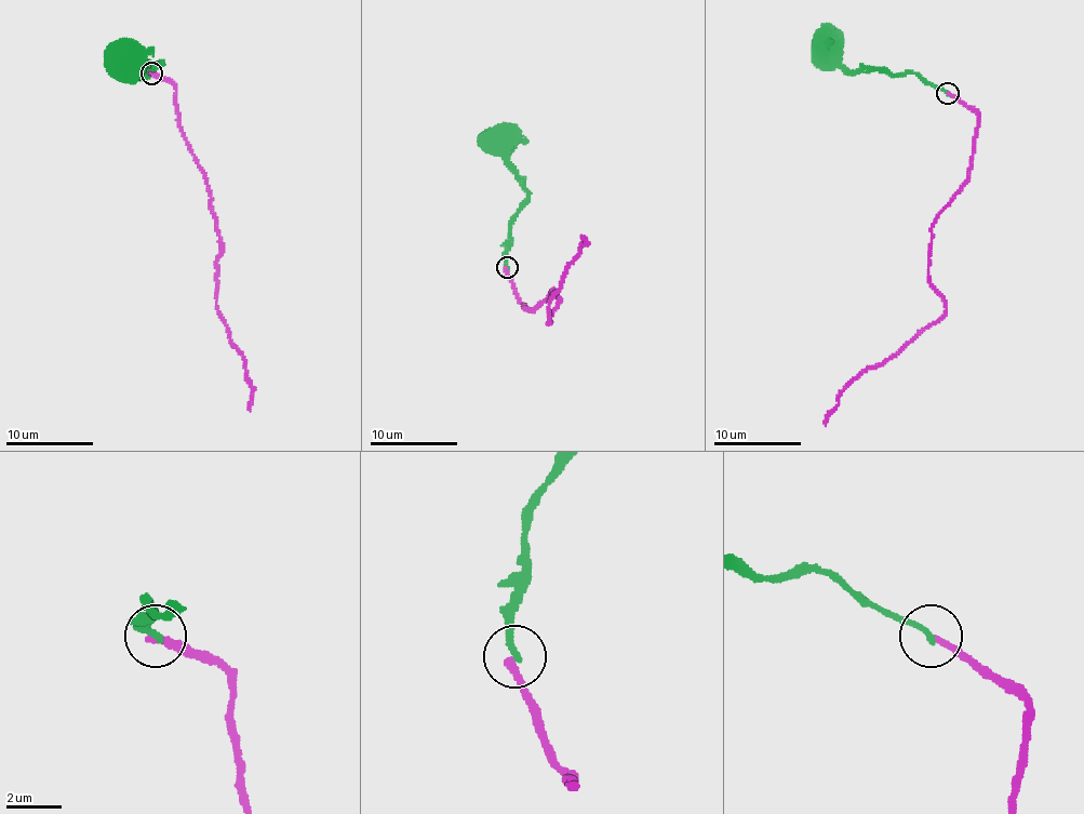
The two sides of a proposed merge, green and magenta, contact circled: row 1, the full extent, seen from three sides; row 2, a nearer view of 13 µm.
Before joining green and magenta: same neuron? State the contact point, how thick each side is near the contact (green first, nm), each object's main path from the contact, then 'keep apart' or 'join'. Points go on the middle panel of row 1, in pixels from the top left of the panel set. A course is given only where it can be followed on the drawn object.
at (507, 267); 240 nm thick on the green side, 220 nm on the other; green runs (506, 267), (510, 217), (526, 197), (526, 188), (510, 164), (505, 143), (507, 138), (503, 134); magenta runs (506, 267), (524, 310), (553, 290), (557, 299), (549, 324), (550, 297), (567, 265), (577, 256), (583, 238); keep apart

